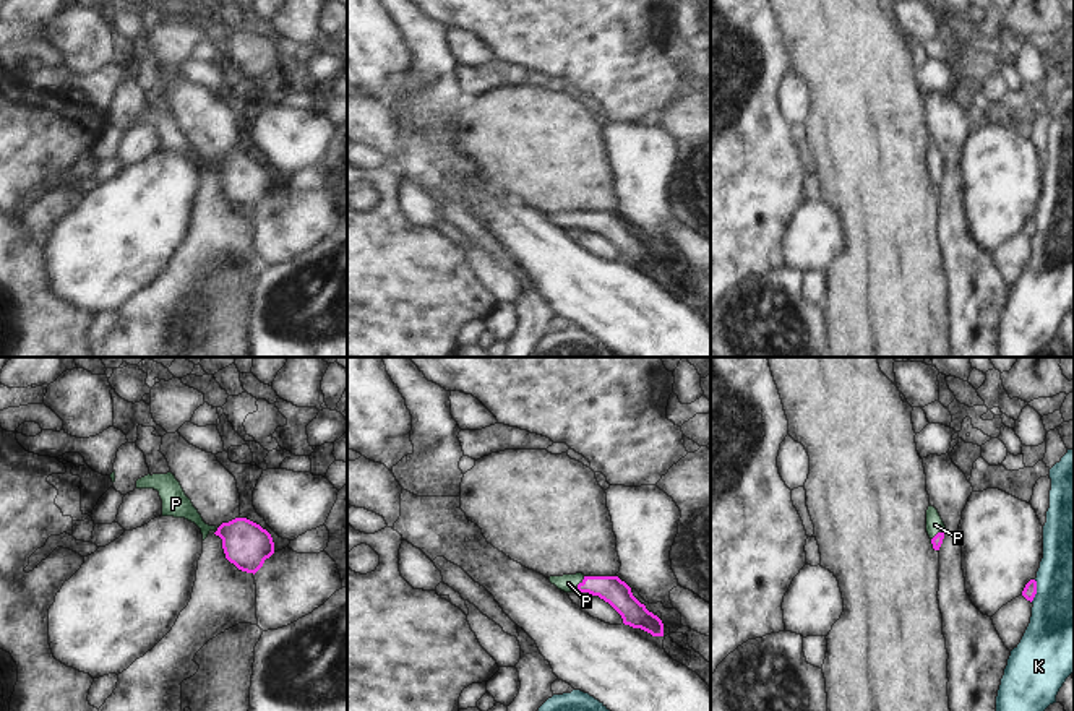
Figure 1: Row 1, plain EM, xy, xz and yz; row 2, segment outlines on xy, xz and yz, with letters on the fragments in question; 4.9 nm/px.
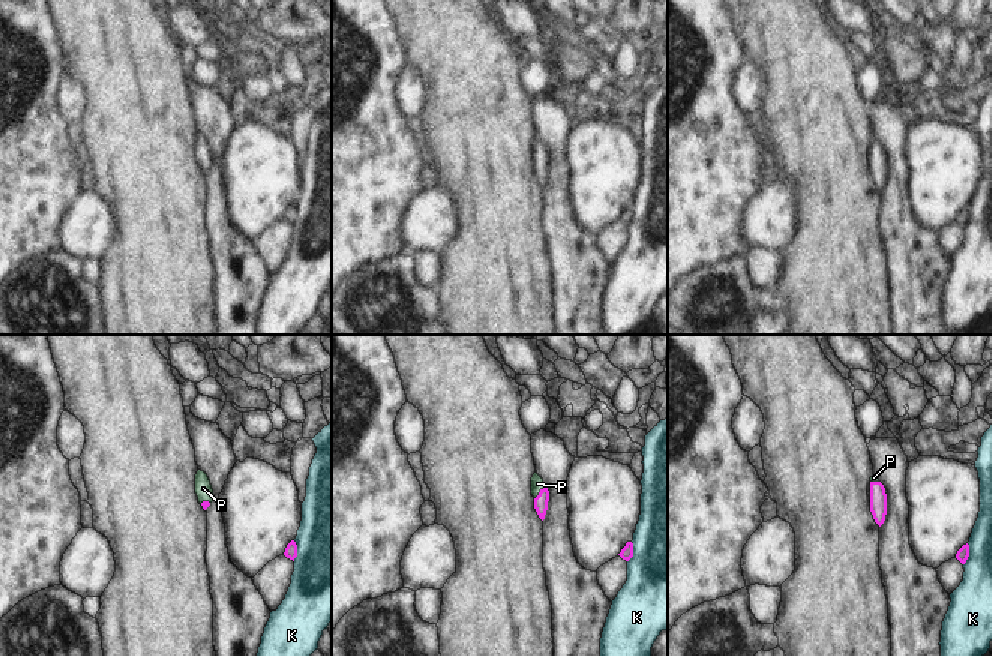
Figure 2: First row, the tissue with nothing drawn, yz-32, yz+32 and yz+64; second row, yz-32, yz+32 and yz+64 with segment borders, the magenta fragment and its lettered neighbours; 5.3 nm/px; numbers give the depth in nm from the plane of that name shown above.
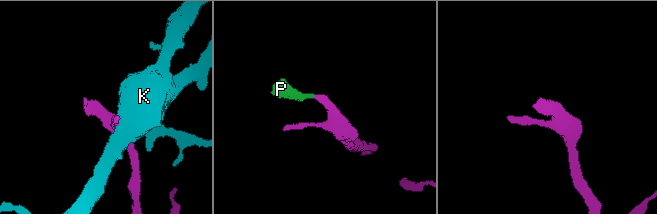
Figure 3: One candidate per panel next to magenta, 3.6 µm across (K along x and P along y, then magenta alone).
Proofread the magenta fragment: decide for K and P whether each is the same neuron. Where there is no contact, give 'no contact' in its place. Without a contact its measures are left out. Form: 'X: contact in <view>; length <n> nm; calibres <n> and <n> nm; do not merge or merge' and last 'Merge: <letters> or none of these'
K: contact in yz; length 110 nm; calibres 70 and 420 nm; do not merge
P: contact in xz; length 80 nm; calibres 140 and 90 nm; merge
Merge: P

